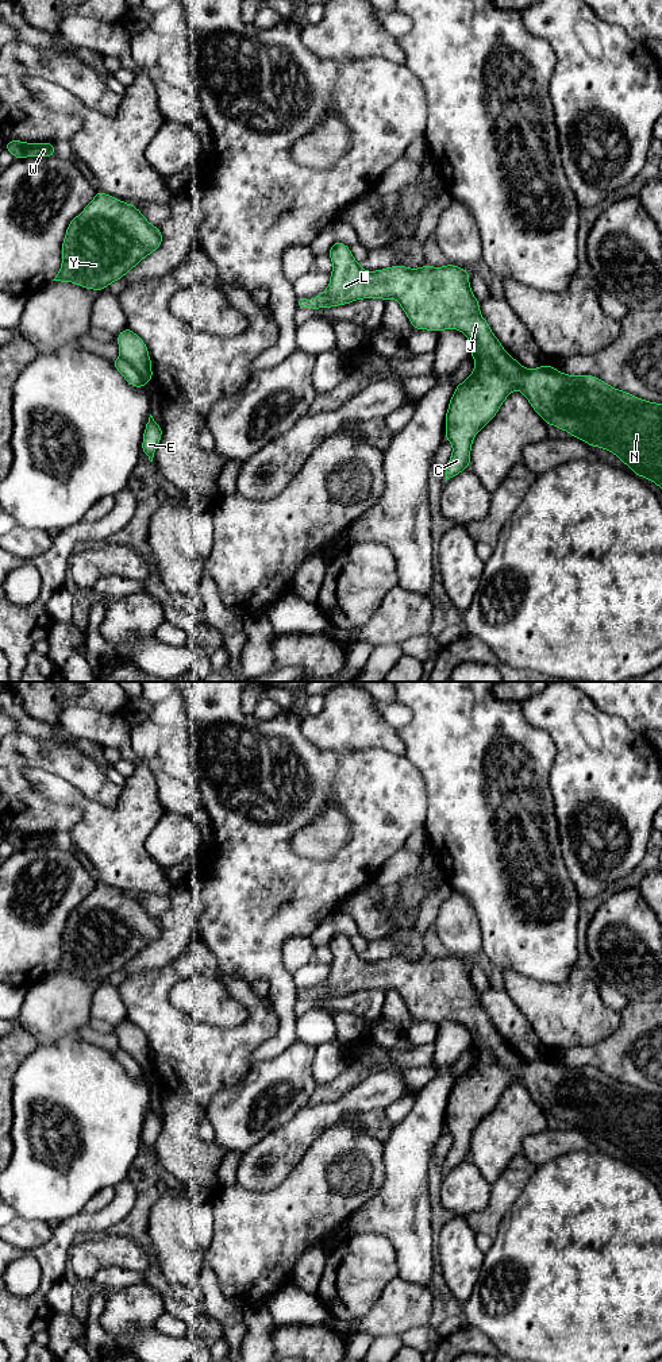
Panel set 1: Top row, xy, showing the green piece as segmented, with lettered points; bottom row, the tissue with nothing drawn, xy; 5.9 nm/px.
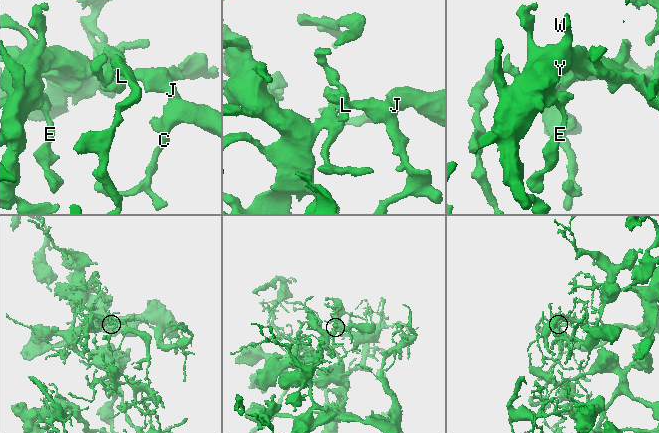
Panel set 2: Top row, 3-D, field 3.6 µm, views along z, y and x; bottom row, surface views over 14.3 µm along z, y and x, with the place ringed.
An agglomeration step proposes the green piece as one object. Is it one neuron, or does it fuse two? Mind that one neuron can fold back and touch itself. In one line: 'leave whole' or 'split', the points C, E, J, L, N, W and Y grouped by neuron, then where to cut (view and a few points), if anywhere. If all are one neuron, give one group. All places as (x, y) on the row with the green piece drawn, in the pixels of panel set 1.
leave whole; groups C E J L N W Y; cut none

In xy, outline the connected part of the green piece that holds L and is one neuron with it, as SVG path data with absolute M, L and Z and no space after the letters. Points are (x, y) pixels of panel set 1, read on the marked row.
M342 242L334 243L328 255L334 263L328 288L315 296L313 301L297 298L297 309L331 308L362 298L394 298L413 329L439 332L455 328L467 336L476 366L469 378L457 385L446 413L446 440L453 445L453 455L446 467L446 481L469 467L474 436L496 416L505 398L513 390L519 390L547 425L555 425L592 447L613 452L638 476L644 476L662 489L662 404L644 401L617 390L593 375L567 375L550 364L532 370L523 367L503 348L481 316L480 302L470 289L470 275L465 269L449 263L443 267L390 266L384 270L366 271Z

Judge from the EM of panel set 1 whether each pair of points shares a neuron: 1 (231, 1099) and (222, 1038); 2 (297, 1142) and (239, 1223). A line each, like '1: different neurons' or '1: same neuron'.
1: different neurons
2: different neurons

